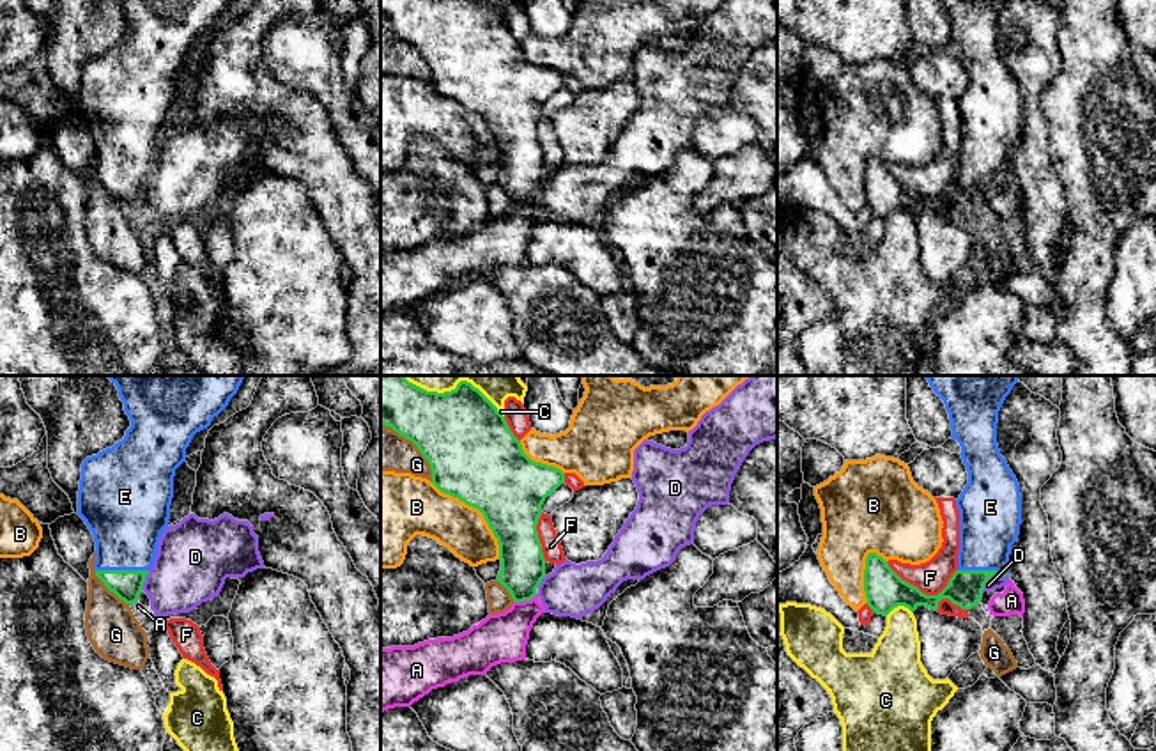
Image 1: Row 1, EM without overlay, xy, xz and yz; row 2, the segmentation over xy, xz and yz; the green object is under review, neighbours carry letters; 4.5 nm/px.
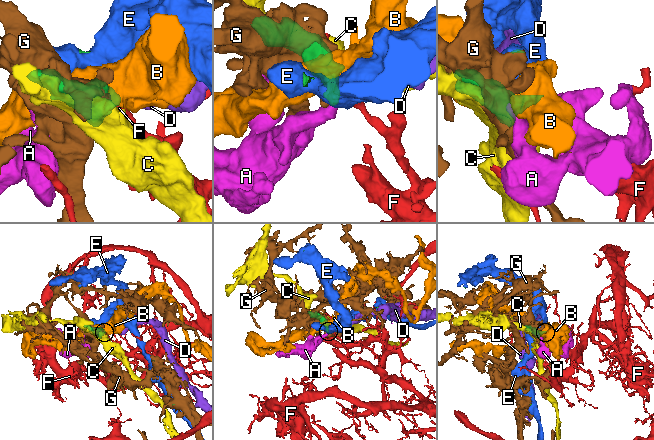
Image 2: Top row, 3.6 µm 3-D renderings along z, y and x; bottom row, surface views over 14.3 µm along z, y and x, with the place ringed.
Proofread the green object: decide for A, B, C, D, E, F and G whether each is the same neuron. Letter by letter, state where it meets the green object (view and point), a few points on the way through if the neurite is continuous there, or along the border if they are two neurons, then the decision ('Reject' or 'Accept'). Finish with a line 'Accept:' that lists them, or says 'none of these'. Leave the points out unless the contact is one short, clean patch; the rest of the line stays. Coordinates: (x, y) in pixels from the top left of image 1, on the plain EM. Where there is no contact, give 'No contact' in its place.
A: Touches green at xz (524, 202). Boundary: xz (537, 197), (514, 206). Reject
B: Touches green at xz (478, 112). Reject
C: Touches green at yz (898, 208). Reject
D: Touches green at yz (992, 179). Boundary: yz (1008, 178), (992, 181), (981, 195). Reject
E: Touches green at xy (123, 174). Accept
F: Touches green at yz (921, 195). Reject
G: Touches green at xz (416, 48). Reject
Accept: E

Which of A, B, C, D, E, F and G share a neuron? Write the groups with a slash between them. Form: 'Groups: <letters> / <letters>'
Groups: A D / B / C / E / F / G

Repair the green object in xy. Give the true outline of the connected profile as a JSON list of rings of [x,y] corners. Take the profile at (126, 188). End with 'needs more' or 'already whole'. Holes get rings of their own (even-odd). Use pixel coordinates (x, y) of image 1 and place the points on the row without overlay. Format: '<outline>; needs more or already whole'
[[[120,0],[131,23],[122,44],[81,67],[78,119],[96,145],[96,179],[126,207],[136,207],[168,131],[175,73],[193,39],[207,32],[232,0]]]; needs more

